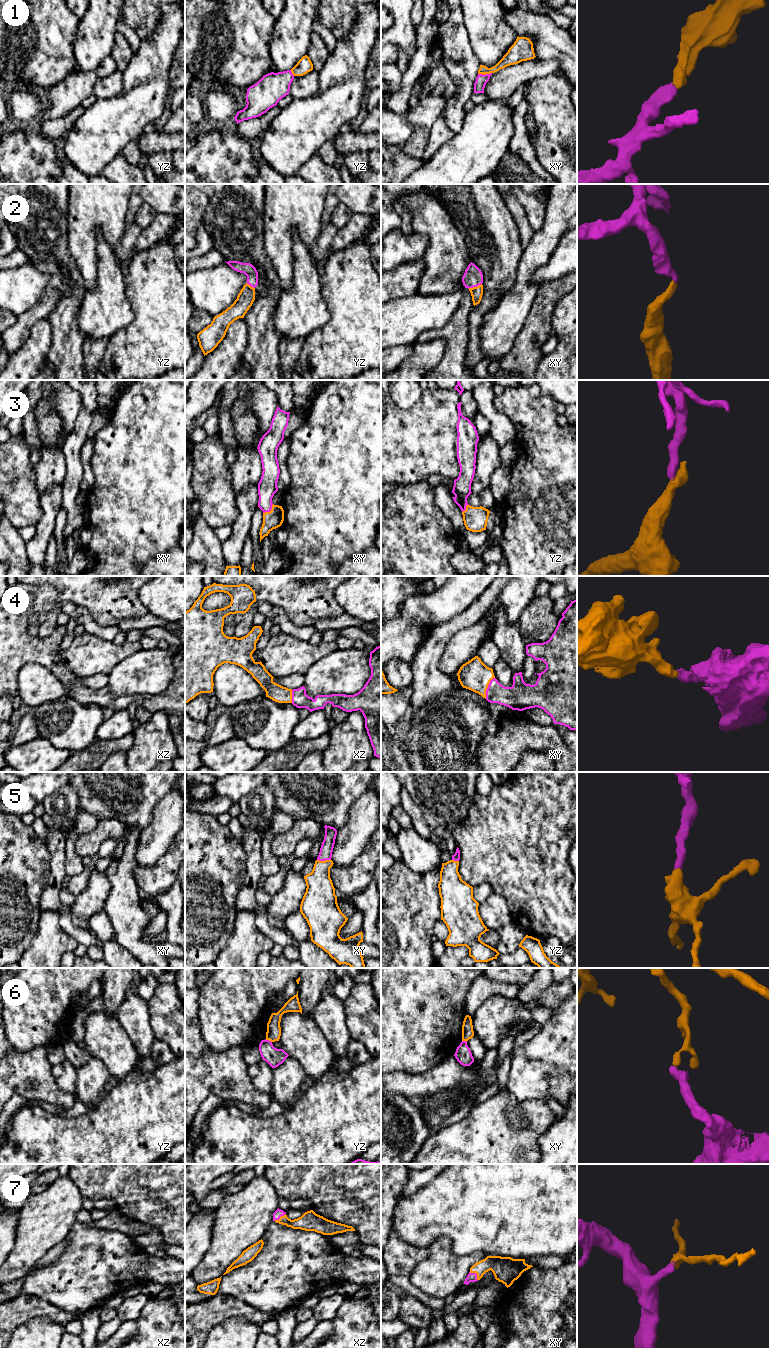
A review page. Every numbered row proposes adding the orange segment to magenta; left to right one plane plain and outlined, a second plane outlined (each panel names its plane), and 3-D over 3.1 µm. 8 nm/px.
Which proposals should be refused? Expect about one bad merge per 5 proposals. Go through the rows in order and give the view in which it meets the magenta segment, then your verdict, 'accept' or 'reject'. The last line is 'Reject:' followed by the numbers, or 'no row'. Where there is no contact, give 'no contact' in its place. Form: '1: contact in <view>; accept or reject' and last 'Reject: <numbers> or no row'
1: contact in xy; accept
2: contact in xy; accept
3: contact in xy; accept
4: contact in xy; accept
5: contact in xy; accept
6: contact in yz; reject
7: contact in xy; accept
Reject: 6

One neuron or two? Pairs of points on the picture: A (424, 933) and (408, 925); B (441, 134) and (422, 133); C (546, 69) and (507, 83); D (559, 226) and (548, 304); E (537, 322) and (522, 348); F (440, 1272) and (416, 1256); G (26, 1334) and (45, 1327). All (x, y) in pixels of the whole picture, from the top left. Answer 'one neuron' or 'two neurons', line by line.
A: one neuron
B: two neurons
C: one neuron
D: two neurons
E: one neuron
F: two neurons
G: one neuron

